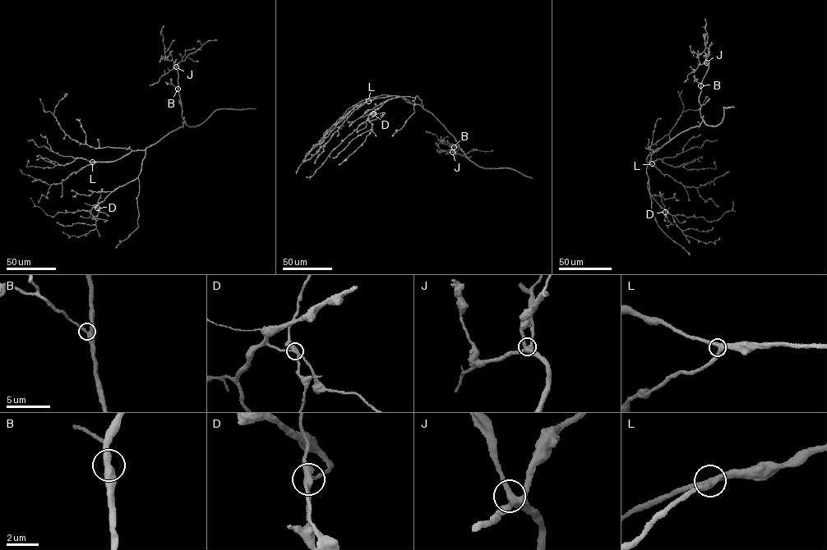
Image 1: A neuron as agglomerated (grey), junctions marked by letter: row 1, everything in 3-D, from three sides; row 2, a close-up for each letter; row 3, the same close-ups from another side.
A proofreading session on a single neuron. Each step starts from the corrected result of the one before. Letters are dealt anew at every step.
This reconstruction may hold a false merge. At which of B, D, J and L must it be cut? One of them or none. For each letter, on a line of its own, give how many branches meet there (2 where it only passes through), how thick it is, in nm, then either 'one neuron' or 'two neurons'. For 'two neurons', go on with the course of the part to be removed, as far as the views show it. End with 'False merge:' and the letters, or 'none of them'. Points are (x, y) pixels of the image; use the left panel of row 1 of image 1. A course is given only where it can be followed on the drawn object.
B: branches 3; calibre 360 nm; one neuron
D: branches 4; calibre 340 nm; two neurons; course (97, 208), (98, 213), (92, 218), (107, 220), (103, 222)
J: branches 4; calibre 440 nm; one neuron
L: branches 3; calibre 320 nm; one neuron
False merge: D

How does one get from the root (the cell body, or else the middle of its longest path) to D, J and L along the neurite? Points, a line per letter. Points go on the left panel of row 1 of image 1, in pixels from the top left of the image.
D: (145, 153), (138, 176), (116, 188), (94, 206), (97, 208)
J: (145, 153), (146, 147), (182, 126), (176, 66)
L: (145, 153), (146, 147), (131, 151), (114, 161), (92, 162)

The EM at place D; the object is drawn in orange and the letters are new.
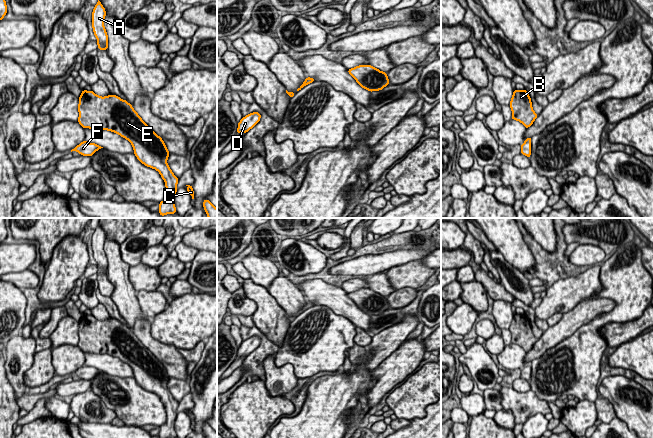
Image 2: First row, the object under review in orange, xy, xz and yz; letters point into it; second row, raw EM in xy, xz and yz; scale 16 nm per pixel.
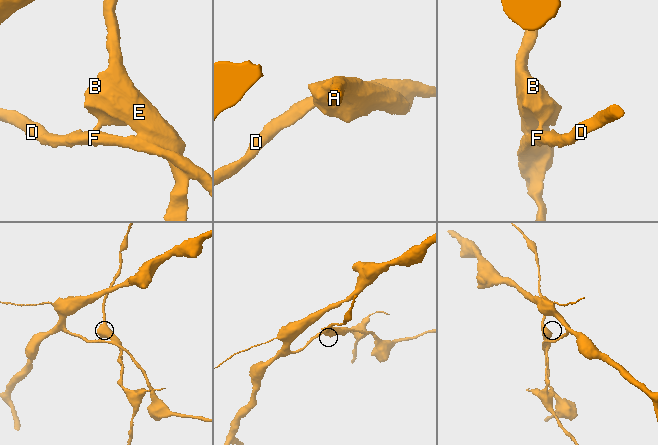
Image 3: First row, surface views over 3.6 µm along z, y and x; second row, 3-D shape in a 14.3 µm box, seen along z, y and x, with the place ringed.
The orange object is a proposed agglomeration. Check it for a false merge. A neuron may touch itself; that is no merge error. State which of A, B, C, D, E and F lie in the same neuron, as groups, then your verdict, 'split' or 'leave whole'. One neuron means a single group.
A B E / C D F | split

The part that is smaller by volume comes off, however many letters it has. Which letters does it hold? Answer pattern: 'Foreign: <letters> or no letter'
Foreign: A, B, E

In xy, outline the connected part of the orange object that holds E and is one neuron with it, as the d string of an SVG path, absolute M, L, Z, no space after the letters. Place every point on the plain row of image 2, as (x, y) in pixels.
M82 314L78 346L83 352L108 354L127 363L137 383L157 394L165 405L167 420L159 427L159 438L175 438L177 402L167 388L169 375L162 364L137 338L132 329L116 319L101 321Z

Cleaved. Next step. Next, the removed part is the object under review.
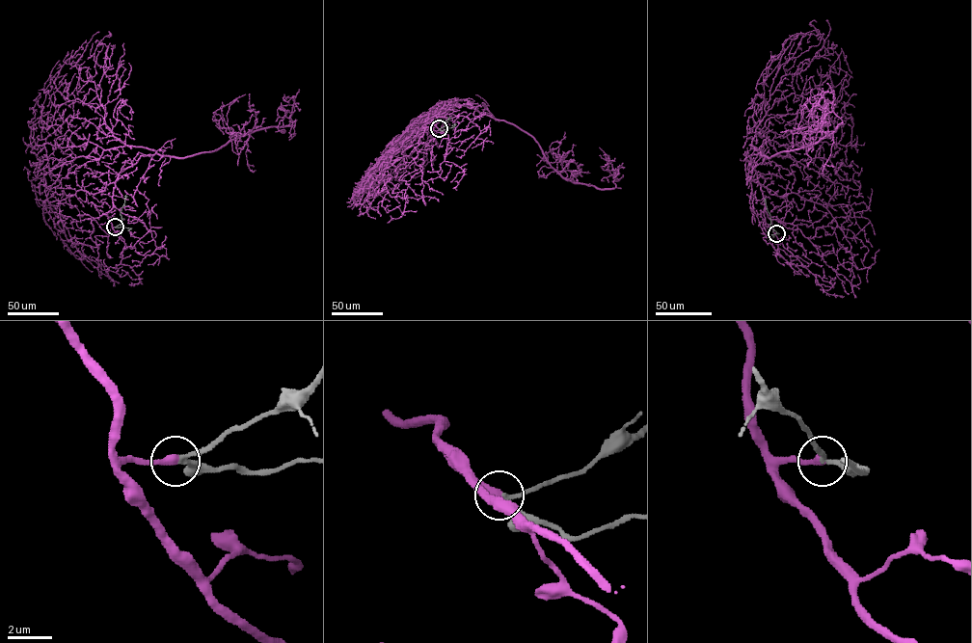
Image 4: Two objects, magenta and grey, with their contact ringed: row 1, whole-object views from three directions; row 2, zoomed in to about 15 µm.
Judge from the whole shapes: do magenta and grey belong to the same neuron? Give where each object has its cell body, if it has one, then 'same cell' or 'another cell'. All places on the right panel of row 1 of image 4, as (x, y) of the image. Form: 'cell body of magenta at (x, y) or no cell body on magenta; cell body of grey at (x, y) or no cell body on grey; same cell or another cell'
no cell body on magenta; no cell body on grey; same cell

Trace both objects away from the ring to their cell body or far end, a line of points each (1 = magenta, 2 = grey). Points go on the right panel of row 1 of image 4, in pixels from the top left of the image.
1: (777, 233), (750, 155), (770, 157), (811, 146), (842, 120), (822, 107), (816, 130), (797, 129)
2: (777, 233), (770, 226), (765, 199)

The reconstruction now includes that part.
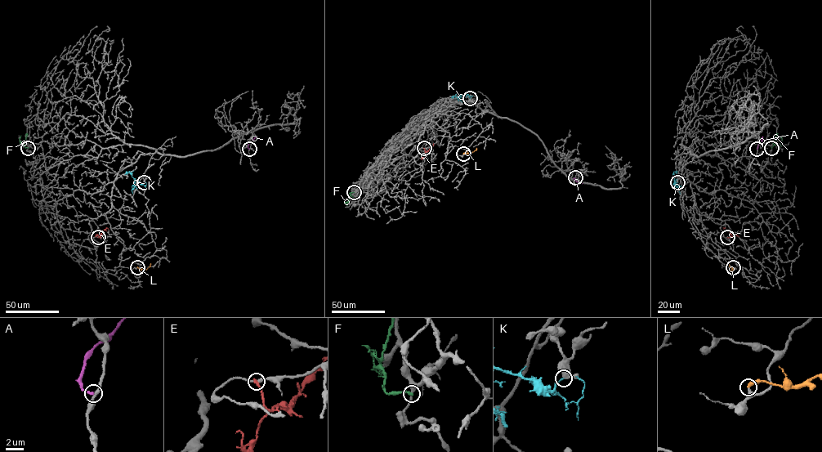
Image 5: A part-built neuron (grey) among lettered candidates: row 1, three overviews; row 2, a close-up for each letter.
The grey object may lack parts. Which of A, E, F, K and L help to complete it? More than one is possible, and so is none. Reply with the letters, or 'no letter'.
L

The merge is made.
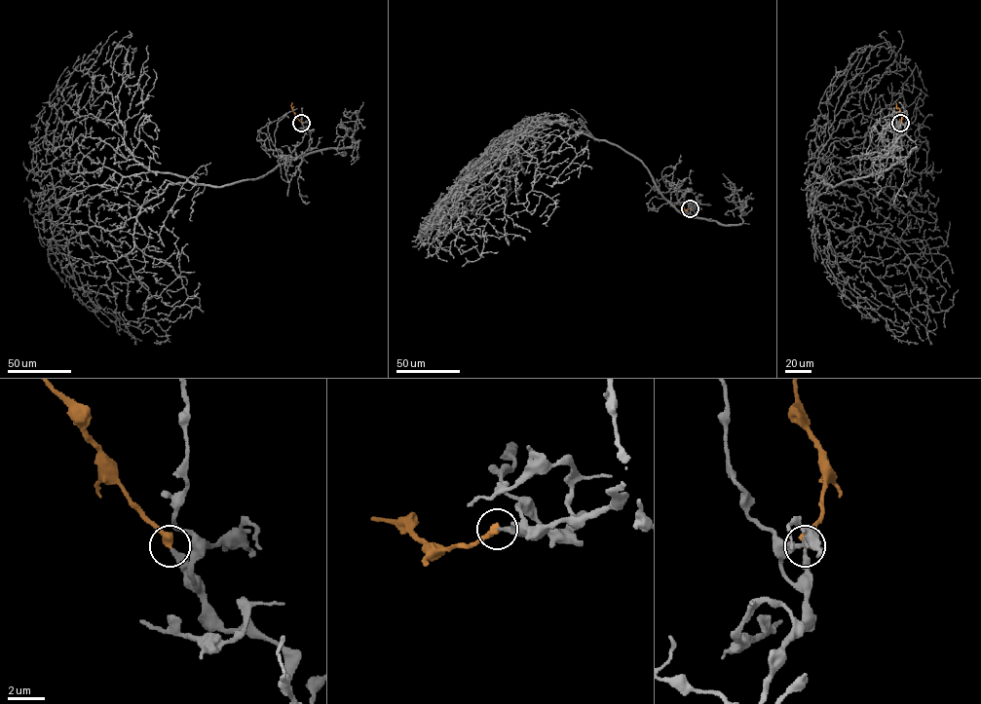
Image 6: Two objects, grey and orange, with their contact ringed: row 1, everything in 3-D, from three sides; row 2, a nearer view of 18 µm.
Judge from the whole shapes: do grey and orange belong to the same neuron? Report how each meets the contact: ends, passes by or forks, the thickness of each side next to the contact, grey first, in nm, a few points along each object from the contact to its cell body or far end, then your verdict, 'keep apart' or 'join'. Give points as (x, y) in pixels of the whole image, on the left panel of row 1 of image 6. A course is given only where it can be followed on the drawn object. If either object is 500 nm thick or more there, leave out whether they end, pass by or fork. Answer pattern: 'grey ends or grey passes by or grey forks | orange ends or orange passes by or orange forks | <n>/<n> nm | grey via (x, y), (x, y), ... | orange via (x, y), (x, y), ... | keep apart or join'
grey ends | orange ends | 260/440 nm | grey via (301, 123), (302, 157), (223, 186), (169, 184), (122, 227), (69, 240), (76, 283), (136, 345) | orange via (301, 122), (292, 110), (292, 102) | join

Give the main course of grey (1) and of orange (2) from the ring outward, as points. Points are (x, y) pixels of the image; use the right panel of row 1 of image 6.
1: (900, 123), (905, 159), (815, 182), (813, 196), (835, 227), (898, 243), (925, 285), (932, 345)
2: (900, 122), (901, 116), (896, 102)

